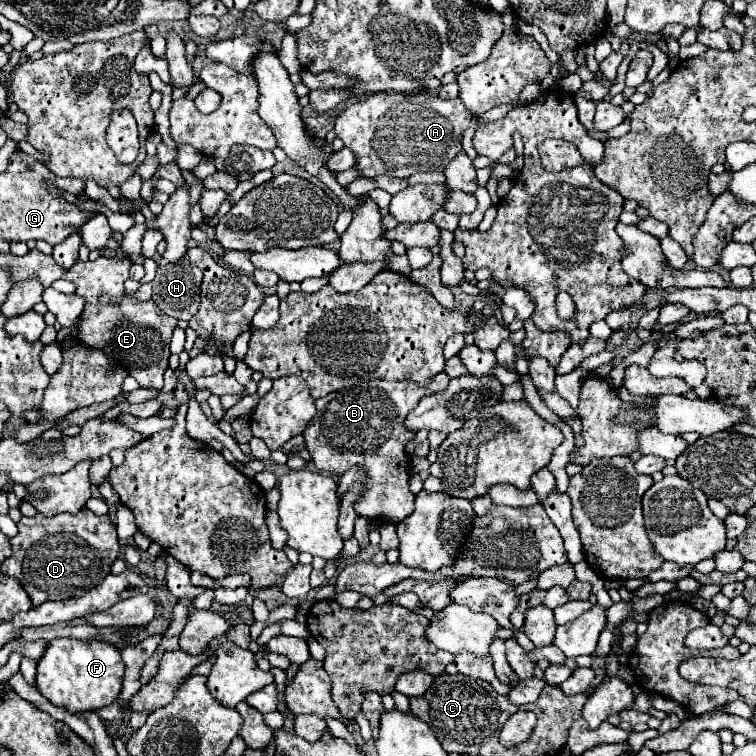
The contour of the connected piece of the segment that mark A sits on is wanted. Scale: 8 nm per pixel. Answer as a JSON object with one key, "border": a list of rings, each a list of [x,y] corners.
{"border":[[[379,92],[367,98],[361,98],[353,106],[349,106],[343,114],[335,118],[335,134],[345,142],[349,150],[357,156],[357,168],[363,176],[375,178],[381,174],[409,178],[415,172],[435,172],[445,170],[445,166],[459,154],[461,134],[471,122],[471,112],[463,106],[461,98],[443,100],[437,94],[421,92],[421,94],[397,94],[397,92]]]}

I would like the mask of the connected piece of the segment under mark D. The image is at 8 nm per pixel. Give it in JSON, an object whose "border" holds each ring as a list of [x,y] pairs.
{"border":[[[81,508],[77,514],[65,512],[51,518],[41,514],[33,518],[23,516],[17,528],[19,534],[11,538],[13,556],[3,562],[1,572],[21,582],[33,606],[85,594],[111,572],[109,568],[121,550],[113,520],[93,514],[89,508]]]}

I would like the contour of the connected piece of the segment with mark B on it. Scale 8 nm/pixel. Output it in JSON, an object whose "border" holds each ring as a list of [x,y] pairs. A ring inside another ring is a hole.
{"border":[[[445,372],[437,374],[431,380],[431,386],[413,386],[413,382],[389,382],[389,380],[371,380],[371,382],[363,382],[363,384],[355,384],[351,388],[343,388],[335,394],[327,394],[319,400],[315,400],[317,406],[317,414],[315,418],[307,424],[303,438],[305,438],[305,446],[311,454],[311,460],[315,464],[317,470],[321,472],[329,472],[333,476],[341,476],[343,472],[351,470],[351,468],[361,468],[365,472],[365,486],[361,490],[361,496],[355,500],[355,512],[371,522],[377,524],[399,524],[403,522],[411,512],[413,512],[413,492],[409,490],[409,454],[405,452],[405,446],[409,442],[413,442],[415,432],[407,430],[403,420],[405,416],[417,406],[417,402],[433,392],[445,390],[449,384],[449,376]]]}

